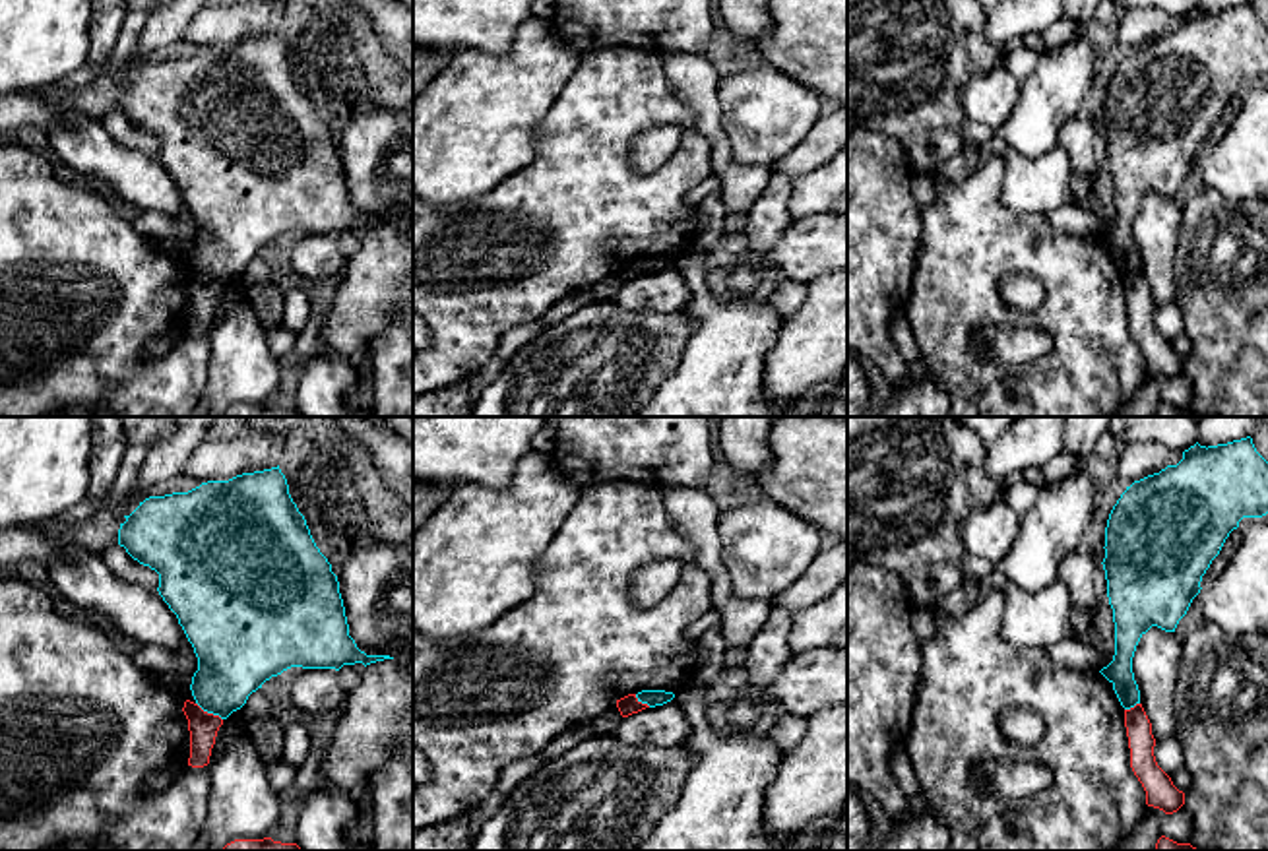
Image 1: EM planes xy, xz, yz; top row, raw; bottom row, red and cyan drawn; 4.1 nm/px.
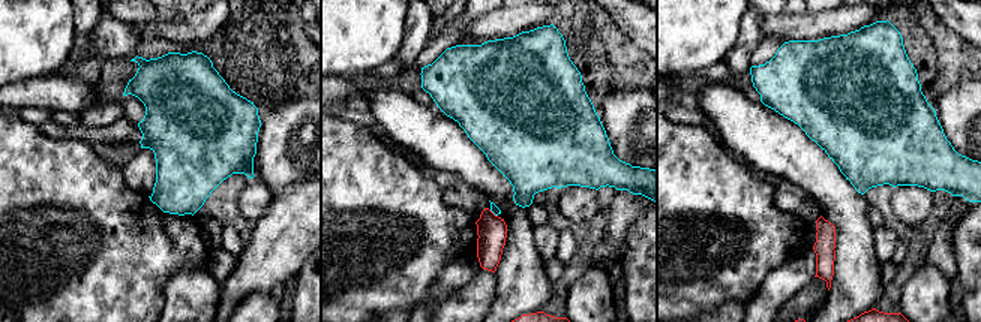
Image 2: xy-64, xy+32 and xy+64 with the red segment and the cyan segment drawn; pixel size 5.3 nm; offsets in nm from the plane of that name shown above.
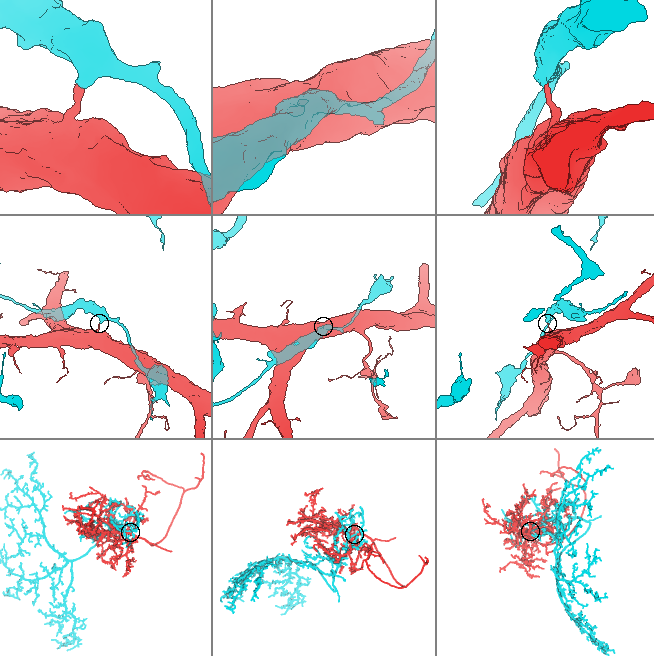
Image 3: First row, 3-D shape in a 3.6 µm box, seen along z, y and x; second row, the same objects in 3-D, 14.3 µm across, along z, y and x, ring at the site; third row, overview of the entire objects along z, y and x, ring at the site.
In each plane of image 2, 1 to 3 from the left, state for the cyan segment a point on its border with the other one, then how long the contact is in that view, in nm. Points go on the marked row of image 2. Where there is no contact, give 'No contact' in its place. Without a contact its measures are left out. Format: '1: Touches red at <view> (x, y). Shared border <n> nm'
1: No contact
2: Touches red at xy+32 (492, 213). Shared border 60 nm
3: No contact

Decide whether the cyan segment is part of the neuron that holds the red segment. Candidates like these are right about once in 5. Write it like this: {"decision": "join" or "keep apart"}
{"decision": "keep apart"}

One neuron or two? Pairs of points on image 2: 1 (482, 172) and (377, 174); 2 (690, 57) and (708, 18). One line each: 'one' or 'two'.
1: two
2: one

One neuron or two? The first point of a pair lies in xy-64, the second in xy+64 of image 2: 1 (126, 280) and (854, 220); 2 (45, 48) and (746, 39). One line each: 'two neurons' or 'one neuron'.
1: two neurons
2: two neurons

